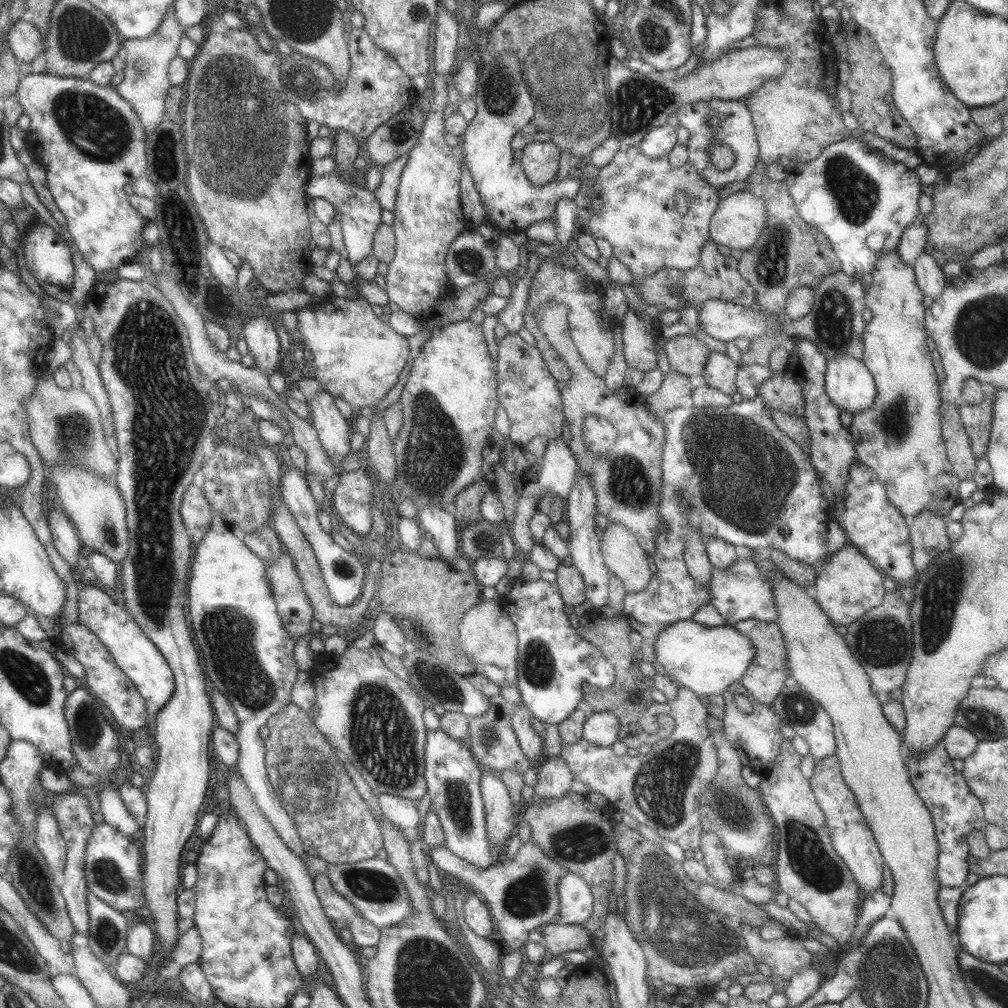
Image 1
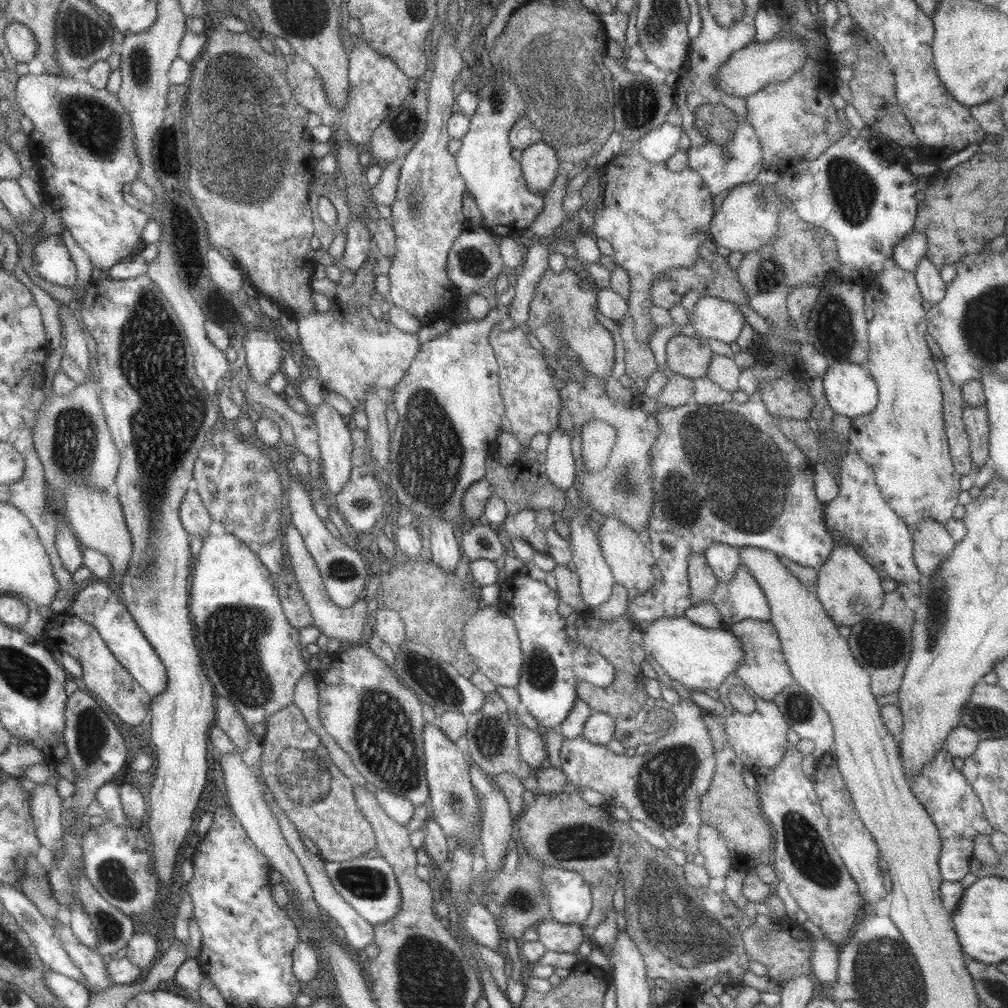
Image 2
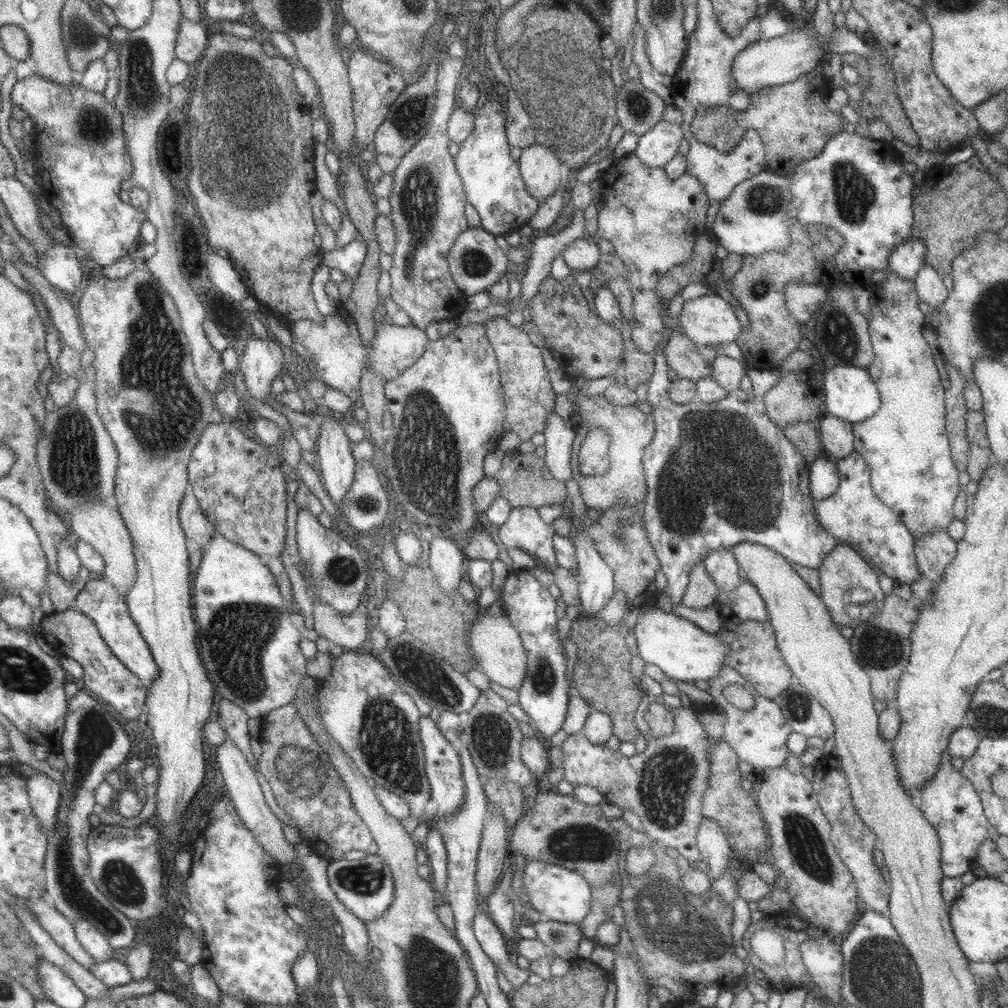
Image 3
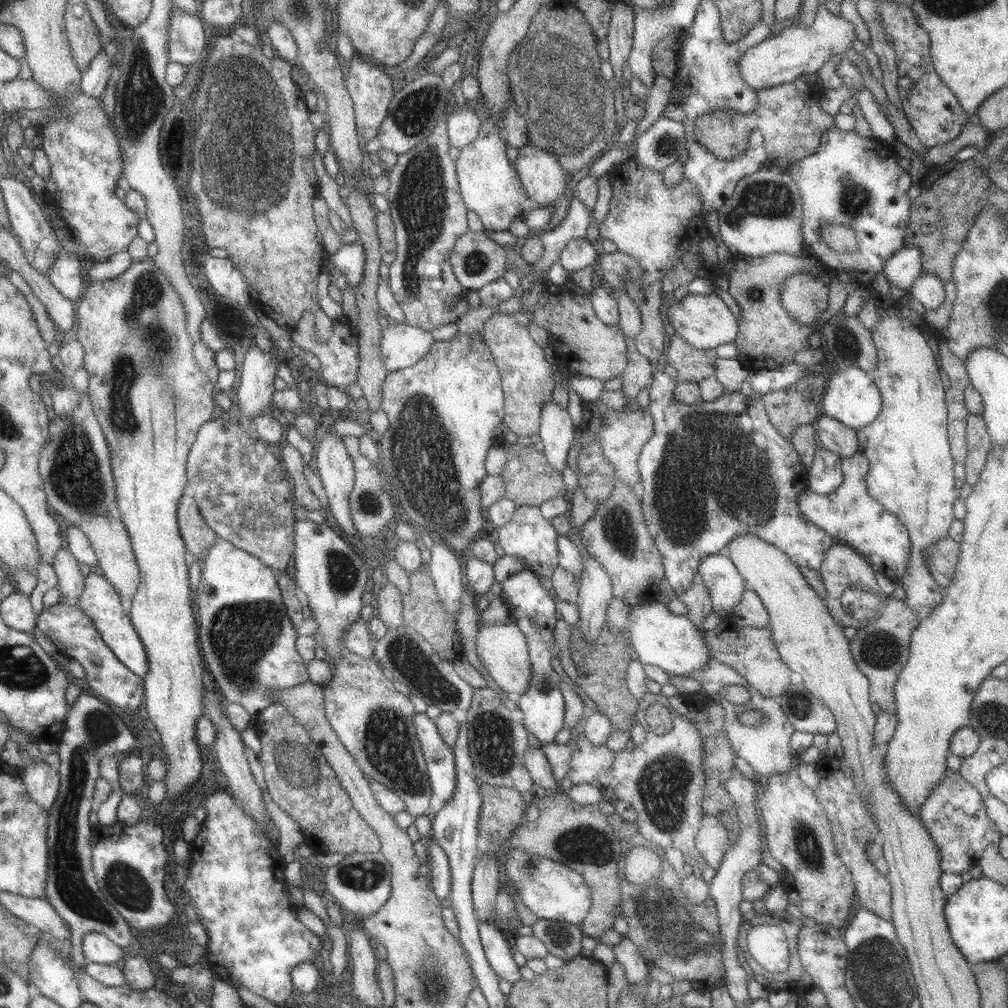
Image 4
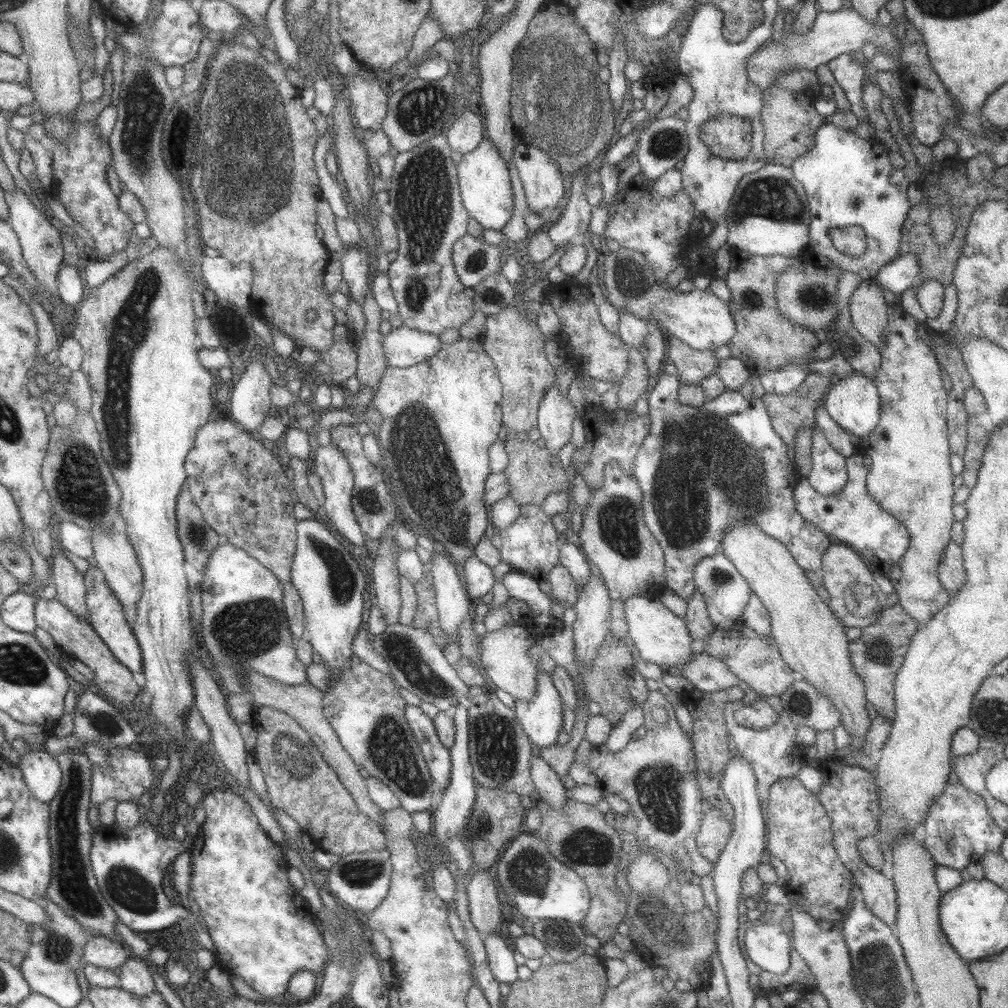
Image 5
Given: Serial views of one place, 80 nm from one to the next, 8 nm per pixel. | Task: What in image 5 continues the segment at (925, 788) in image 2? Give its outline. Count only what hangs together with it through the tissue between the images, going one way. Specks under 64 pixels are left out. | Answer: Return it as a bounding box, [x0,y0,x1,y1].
[922,782,1005,871]

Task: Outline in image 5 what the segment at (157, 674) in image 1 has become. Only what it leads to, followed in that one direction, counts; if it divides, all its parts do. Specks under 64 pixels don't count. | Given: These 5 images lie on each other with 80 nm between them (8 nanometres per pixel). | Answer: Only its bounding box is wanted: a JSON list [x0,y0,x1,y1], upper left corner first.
[84,566,142,673]

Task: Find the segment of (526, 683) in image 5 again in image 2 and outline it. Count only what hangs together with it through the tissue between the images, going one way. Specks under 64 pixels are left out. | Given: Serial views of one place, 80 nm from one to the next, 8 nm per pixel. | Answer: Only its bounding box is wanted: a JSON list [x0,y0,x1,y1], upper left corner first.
[463,606,523,688]

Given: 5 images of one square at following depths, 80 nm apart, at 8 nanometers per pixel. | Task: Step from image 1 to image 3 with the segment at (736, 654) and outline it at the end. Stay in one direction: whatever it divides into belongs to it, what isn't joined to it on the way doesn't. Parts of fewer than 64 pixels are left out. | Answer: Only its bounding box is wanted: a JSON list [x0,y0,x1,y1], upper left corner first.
[630,608,727,682]

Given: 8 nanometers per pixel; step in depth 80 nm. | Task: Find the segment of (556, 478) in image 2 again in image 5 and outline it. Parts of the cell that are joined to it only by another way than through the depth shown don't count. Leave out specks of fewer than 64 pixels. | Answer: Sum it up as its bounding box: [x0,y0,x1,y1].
[536,386,575,455]

